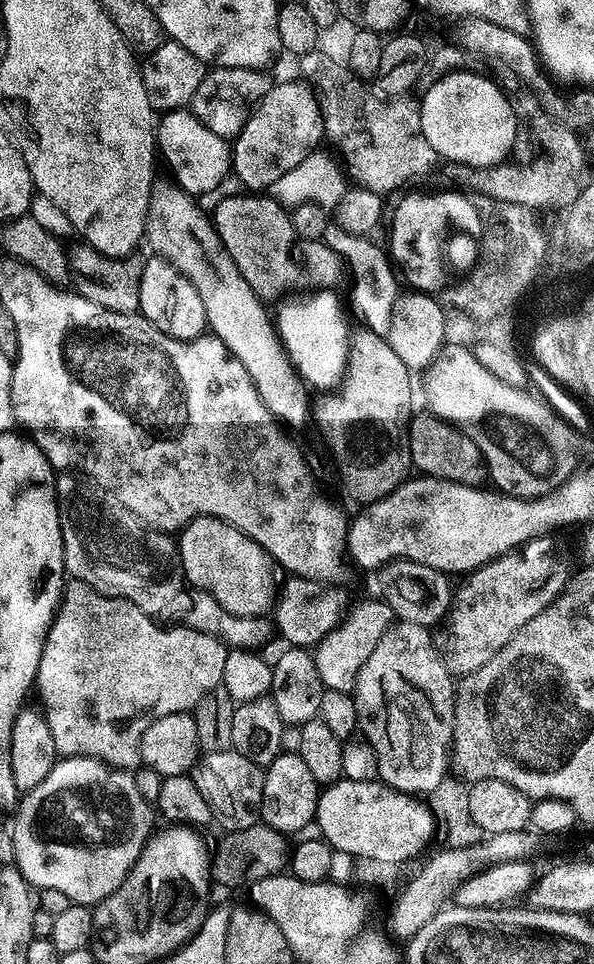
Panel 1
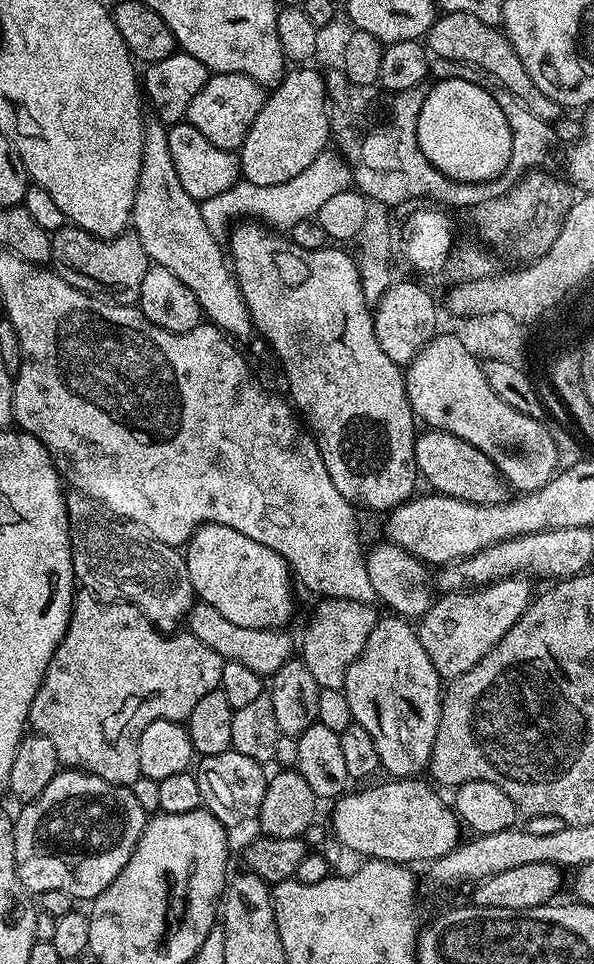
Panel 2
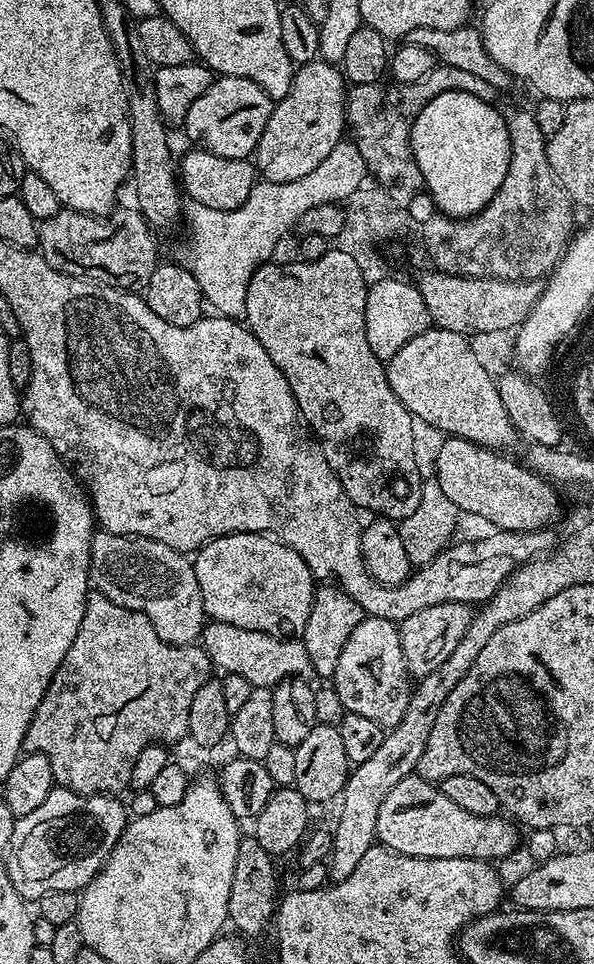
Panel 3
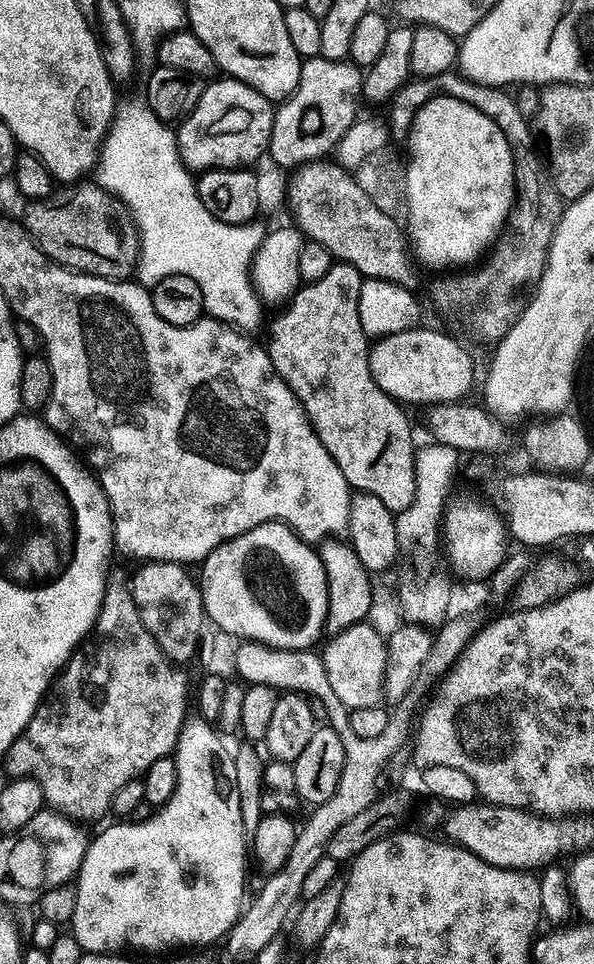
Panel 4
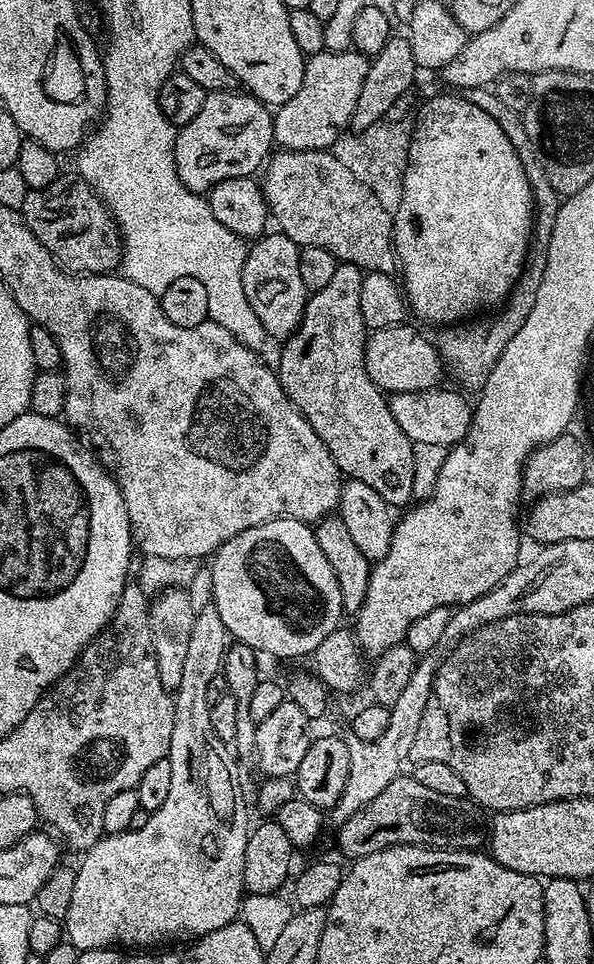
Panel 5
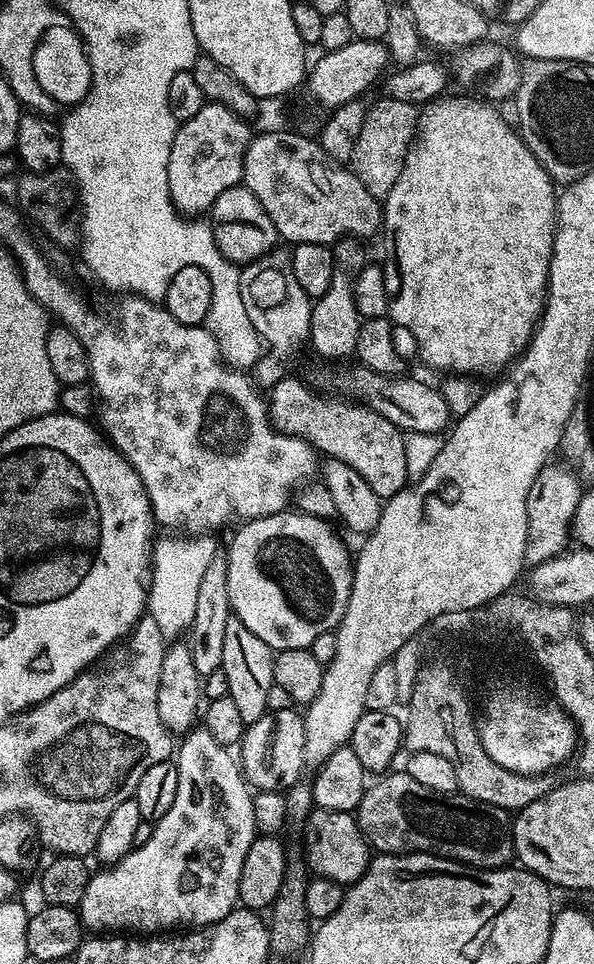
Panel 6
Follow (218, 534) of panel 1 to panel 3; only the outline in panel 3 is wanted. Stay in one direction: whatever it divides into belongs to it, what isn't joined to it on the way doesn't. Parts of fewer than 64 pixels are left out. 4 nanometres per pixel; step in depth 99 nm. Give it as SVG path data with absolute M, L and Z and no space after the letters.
M235 532L219 536L203 544L194 556L198 590L202 590L202 606L209 621L230 623L245 630L264 631L268 635L300 638L314 595L314 577L302 558L283 539L263 532Z

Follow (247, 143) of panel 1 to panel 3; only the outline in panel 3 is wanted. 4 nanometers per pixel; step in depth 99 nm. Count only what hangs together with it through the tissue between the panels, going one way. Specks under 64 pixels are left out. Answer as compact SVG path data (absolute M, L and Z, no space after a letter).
M317 58L299 65L292 73L290 90L281 100L275 101L266 130L262 130L262 138L258 138L254 153L257 173L275 184L306 178L345 135L345 99L344 73L335 63Z

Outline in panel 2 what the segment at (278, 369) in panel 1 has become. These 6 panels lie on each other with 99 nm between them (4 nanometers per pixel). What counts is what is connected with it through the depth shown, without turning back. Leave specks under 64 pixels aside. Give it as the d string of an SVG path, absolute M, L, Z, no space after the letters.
M148 118L144 121L144 142L142 144L142 170L136 194L134 206L132 207L131 231L142 242L142 250L146 250L149 261L155 267L170 270L190 294L198 302L201 313L211 323L222 331L228 333L229 337L253 335L251 312L242 296L242 290L236 281L236 274L232 271L231 263L226 262L226 252L220 249L217 233L206 226L204 217L205 209L201 201L190 198L178 178L178 170L174 170L174 158L170 158L170 142L168 141L168 128L155 118Z

